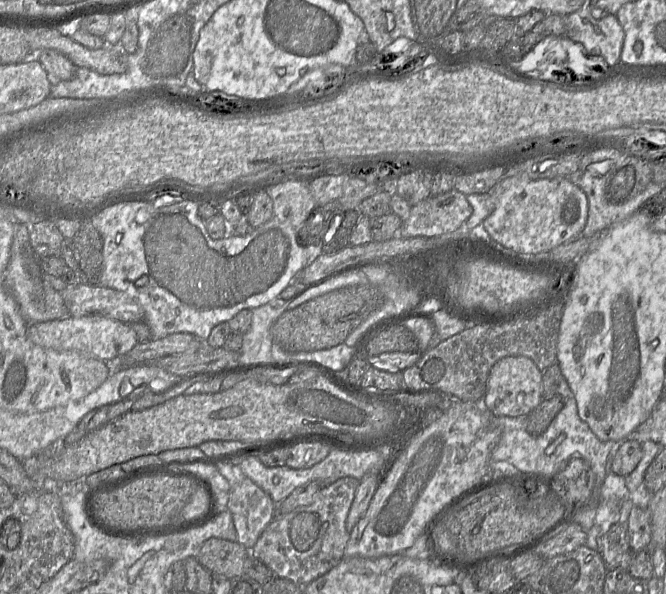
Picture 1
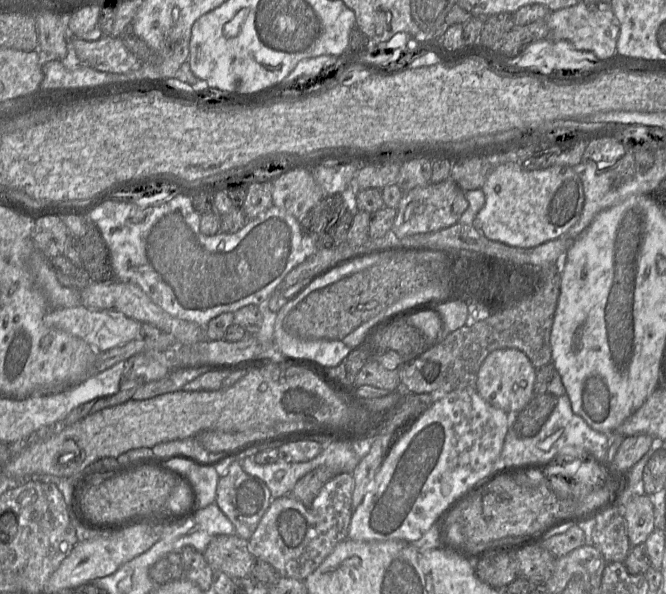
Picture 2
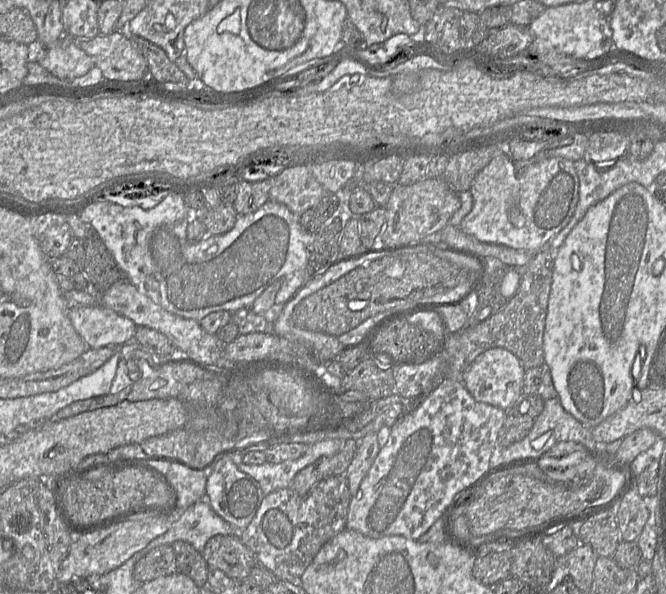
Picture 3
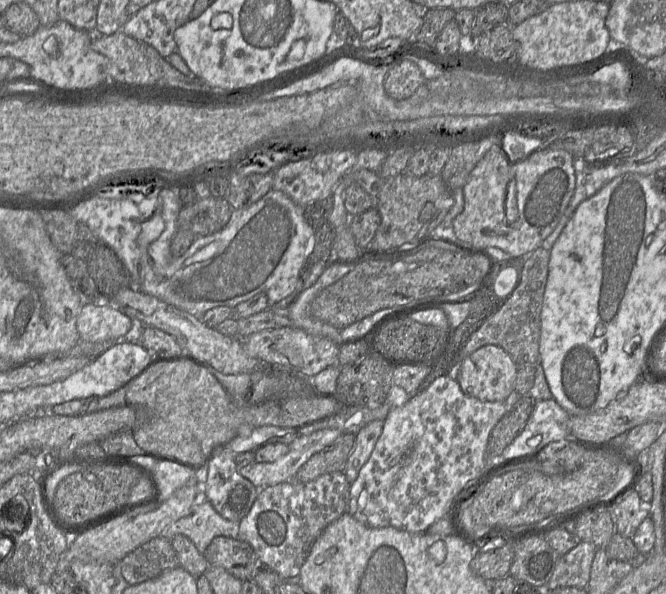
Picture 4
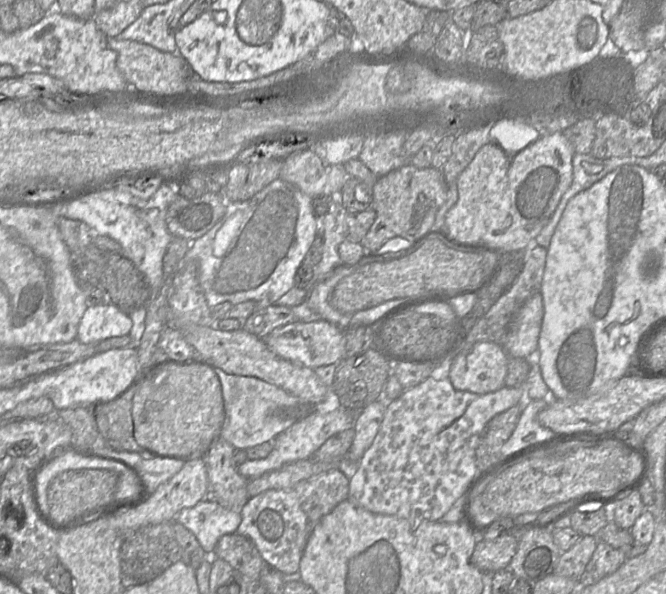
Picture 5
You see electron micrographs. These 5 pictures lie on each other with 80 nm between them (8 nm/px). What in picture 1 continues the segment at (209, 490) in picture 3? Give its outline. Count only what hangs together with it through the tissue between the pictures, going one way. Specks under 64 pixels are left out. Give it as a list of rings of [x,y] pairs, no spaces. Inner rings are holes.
[[[246,476],[231,486],[227,509],[232,514],[237,542],[249,551],[277,515],[272,498]]]

